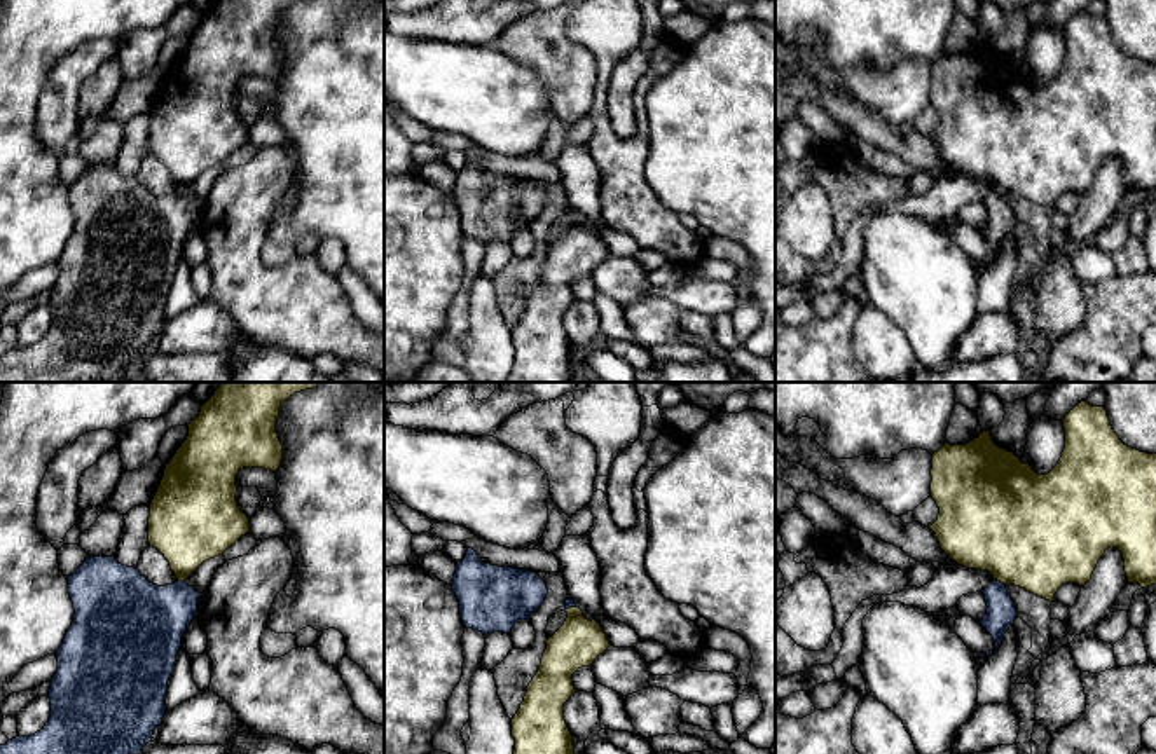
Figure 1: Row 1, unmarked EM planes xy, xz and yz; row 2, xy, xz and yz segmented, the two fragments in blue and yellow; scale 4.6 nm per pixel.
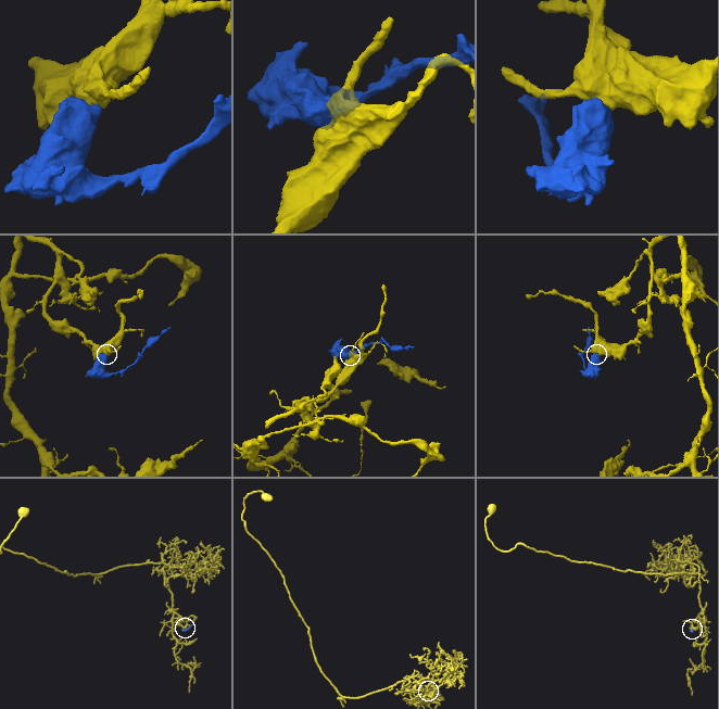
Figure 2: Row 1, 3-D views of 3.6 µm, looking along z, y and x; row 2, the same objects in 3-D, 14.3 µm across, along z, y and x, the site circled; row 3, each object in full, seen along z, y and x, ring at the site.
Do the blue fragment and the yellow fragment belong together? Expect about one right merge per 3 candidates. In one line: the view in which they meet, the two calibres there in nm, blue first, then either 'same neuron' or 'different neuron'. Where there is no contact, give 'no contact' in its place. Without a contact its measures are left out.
yz | 140/480 nm | different neuron

